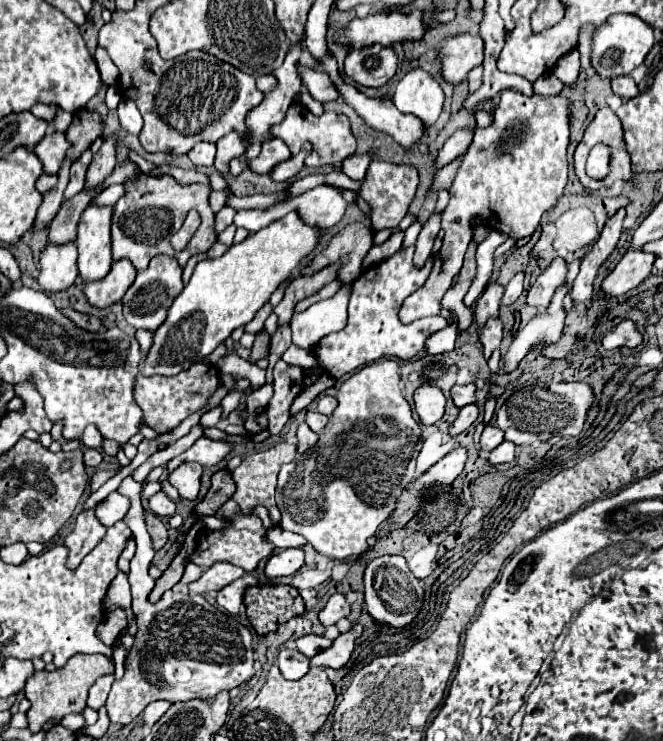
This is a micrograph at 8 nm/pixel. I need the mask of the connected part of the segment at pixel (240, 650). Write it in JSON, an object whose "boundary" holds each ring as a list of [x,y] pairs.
{"boundary":[[[130,475],[118,487],[118,493],[130,497],[132,507],[124,517],[124,523],[132,529],[138,549],[130,561],[130,585],[132,585],[132,611],[136,615],[138,633],[134,645],[126,657],[126,673],[122,681],[112,683],[105,707],[110,722],[126,725],[134,721],[140,711],[158,699],[188,701],[192,697],[212,699],[222,689],[234,689],[254,675],[252,635],[228,613],[210,605],[202,595],[164,593],[162,601],[148,603],[154,579],[148,575],[148,567],[156,555],[152,537],[146,529],[144,507],[140,503],[142,483],[136,483]]]}

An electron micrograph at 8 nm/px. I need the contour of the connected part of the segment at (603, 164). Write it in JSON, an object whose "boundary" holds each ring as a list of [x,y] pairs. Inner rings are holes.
{"boundary":[[[604,143],[592,147],[586,163],[586,173],[592,179],[604,179],[610,173],[610,149]]]}

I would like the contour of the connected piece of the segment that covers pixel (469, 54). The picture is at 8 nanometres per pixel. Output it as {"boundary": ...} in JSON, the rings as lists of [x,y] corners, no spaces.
{"boundary":[[[468,33],[454,35],[438,49],[438,57],[442,61],[442,79],[450,85],[458,85],[474,67],[482,65],[484,43],[480,37]]]}

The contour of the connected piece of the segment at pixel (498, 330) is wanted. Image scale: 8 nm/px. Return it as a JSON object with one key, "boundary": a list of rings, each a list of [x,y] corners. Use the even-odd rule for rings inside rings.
{"boundary":[[[490,319],[486,323],[486,327],[478,333],[478,337],[480,337],[480,343],[484,347],[484,359],[488,361],[490,355],[496,349],[500,349],[500,341],[502,341],[502,323],[500,323],[500,319]]]}

